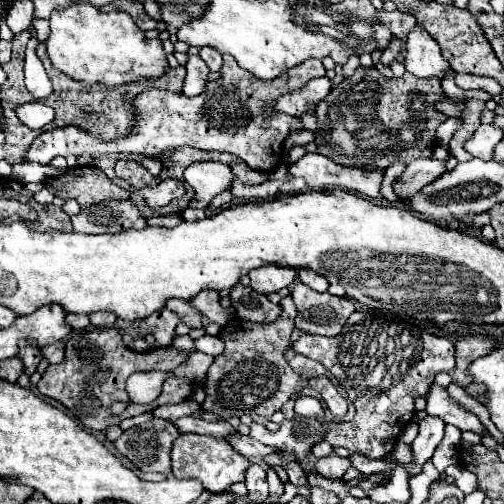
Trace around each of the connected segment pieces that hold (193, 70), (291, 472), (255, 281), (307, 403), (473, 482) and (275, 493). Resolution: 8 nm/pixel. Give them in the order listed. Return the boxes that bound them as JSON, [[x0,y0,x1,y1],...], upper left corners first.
[[183,54,211,96],[285,462,309,486],[249,264,297,294],[294,397,326,421],[455,469,477,494],[267,470,285,502]]

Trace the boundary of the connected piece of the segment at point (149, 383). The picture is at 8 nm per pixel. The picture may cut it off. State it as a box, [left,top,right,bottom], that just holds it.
[127,370,167,404]

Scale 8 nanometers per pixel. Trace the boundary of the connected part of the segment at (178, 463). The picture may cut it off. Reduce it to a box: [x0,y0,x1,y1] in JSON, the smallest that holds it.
[171,434,251,494]

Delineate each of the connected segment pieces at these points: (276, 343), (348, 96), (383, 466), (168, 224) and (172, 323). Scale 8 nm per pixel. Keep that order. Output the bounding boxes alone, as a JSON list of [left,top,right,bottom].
[[203,296,347,418],[315,68,445,170],[349,454,391,474],[147,214,181,228],[141,308,179,346]]

